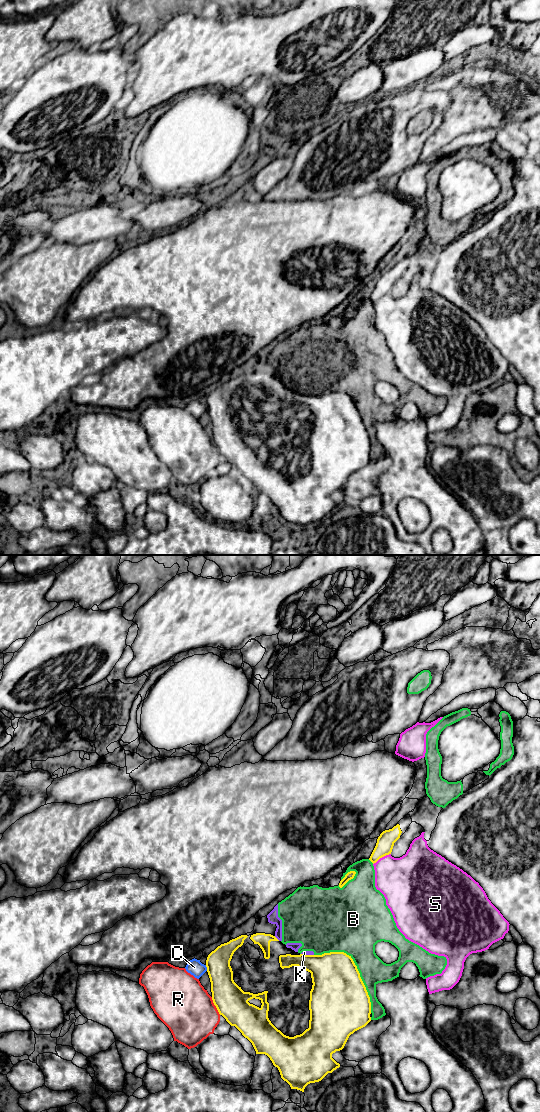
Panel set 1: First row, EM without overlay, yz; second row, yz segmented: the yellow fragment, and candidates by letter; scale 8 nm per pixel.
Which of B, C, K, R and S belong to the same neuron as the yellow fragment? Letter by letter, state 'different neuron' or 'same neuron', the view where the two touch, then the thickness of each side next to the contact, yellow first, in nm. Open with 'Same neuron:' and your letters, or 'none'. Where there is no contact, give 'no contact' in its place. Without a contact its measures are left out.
Same neuron: none
B: different neuron | yz | 420/320 nm
C: different neuron | yz | 220/120 nm
K: different neuron | yz | 110/90 nm
R: different neuron | yz | 260/420 nm
S: different neuron | yz | 140/380 nm

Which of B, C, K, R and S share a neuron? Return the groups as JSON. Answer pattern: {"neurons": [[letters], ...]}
{"neurons": [["B", "K"], ["C"], ["R"], ["S"]]}

